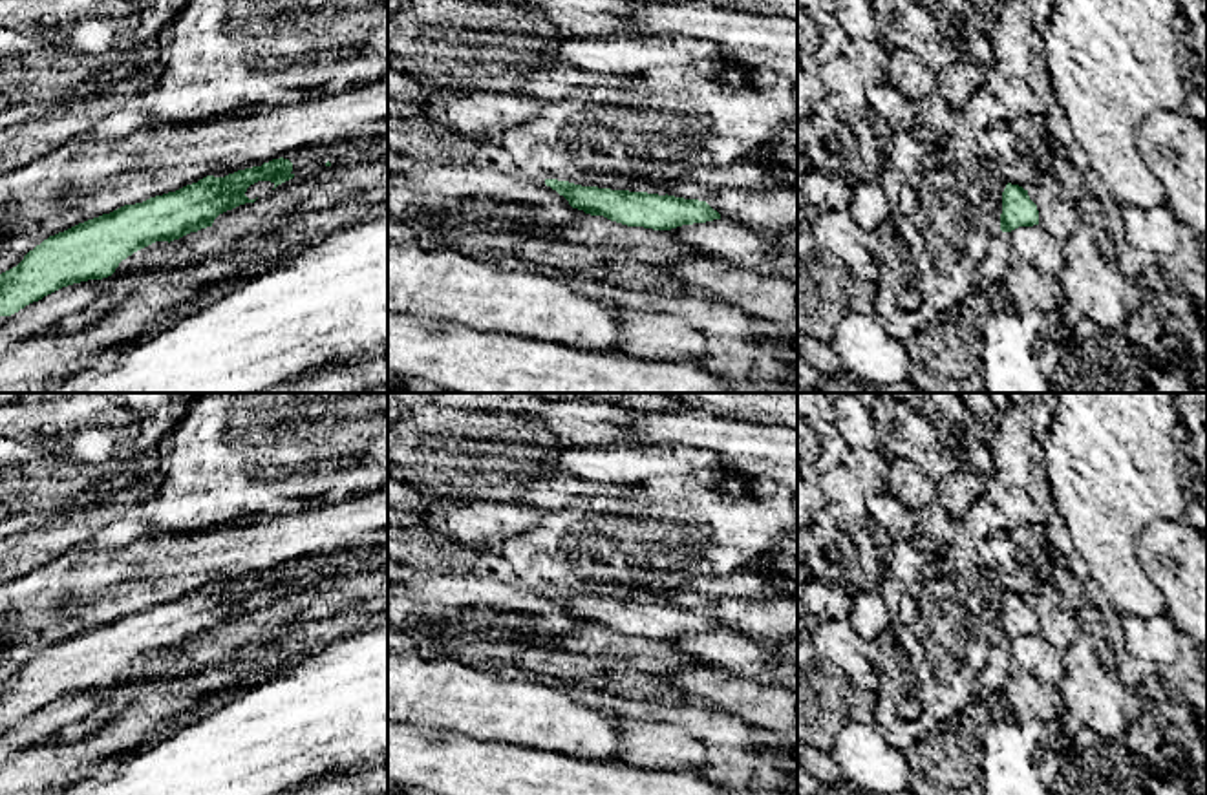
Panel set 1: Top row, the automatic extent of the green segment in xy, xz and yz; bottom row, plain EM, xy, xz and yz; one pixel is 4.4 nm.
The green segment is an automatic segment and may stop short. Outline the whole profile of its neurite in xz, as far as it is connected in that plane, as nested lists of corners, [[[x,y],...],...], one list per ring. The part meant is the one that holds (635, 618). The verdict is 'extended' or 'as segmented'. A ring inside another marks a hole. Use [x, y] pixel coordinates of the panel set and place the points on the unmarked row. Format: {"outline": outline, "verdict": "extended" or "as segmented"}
{"outline": [[[545,588],[545,594],[563,605],[572,618],[627,636],[671,640],[682,634],[721,629],[717,620],[699,609],[582,596],[558,588]]], "verdict": "as segmented"}

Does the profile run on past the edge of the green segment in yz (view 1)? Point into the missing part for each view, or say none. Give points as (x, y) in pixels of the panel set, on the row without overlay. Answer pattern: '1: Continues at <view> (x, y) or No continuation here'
1: No continuation here

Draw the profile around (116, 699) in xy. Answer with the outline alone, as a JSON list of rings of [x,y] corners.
[[[132,682],[128,685],[108,685],[102,691],[101,702],[91,711],[90,716],[86,716],[82,722],[62,727],[57,735],[49,738],[48,744],[40,744],[37,747],[48,747],[53,749],[57,746],[68,746],[77,744],[82,740],[88,740],[95,735],[99,735],[106,722],[121,716],[128,705],[134,702],[134,698],[146,687],[152,687],[155,682]]]

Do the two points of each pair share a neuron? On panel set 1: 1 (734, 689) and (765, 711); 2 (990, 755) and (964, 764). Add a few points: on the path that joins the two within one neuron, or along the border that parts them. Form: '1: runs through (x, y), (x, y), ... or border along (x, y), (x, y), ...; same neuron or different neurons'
1: runs through (741, 697), (758, 704); same neuron
2: border along (975, 755), (981, 775); different neurons

